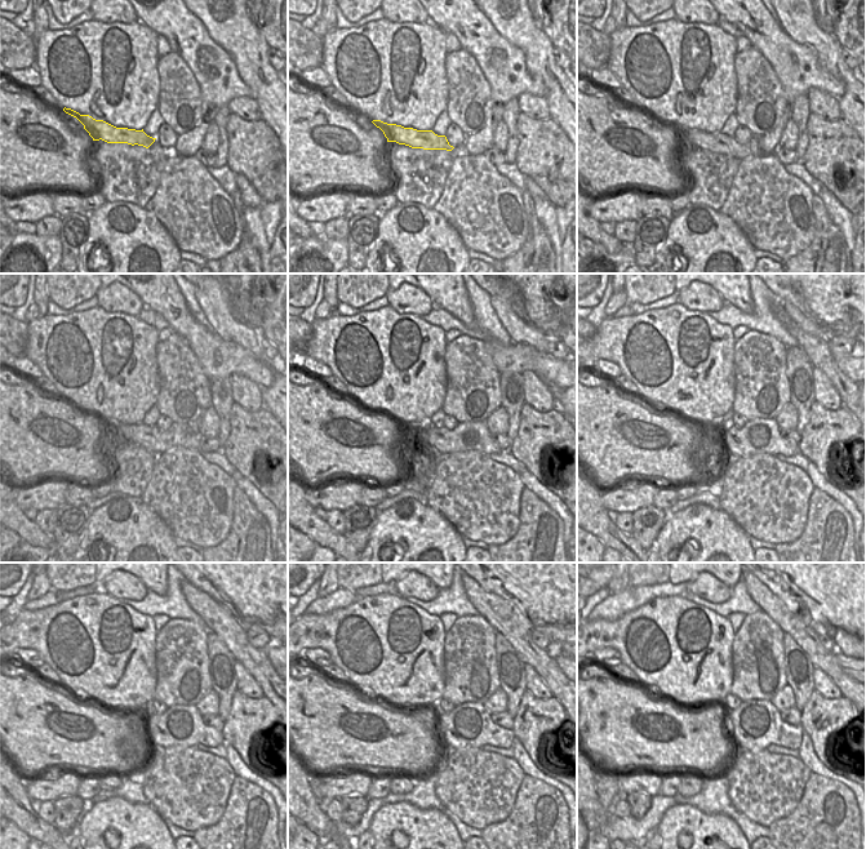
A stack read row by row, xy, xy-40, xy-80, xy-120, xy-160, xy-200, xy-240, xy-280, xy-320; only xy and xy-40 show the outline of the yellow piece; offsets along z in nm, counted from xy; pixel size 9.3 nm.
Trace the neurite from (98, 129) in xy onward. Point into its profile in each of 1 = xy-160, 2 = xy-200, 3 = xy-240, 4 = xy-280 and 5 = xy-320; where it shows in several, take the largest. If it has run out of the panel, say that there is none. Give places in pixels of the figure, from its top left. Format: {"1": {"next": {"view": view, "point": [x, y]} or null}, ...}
{"1": {"next": {"view": "xy-160", "point": [466, 436]}}, "2": {"next": {"view": "xy-200", "point": [758, 436]}}, "3": {"next": {"view": "xy-240", "point": [180, 725]}}, "4": {"next": {"view": "xy-280", "point": [469, 725]}}, "5": {"next": {"view": "xy-320", "point": [754, 725]}}}

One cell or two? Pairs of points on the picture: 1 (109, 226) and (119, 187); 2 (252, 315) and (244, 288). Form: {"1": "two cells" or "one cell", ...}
{"1": "two cells", "2": "one cell"}

